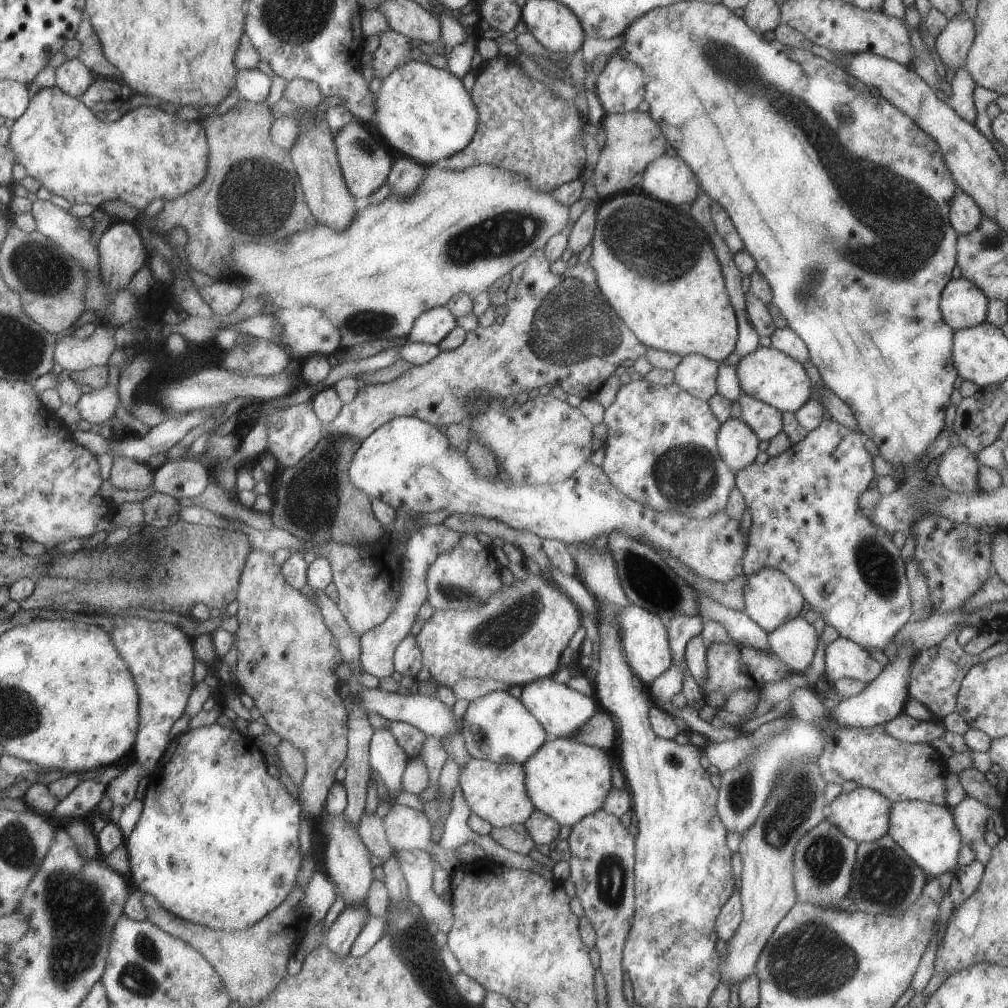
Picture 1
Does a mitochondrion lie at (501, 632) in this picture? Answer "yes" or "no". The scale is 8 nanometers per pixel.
yes

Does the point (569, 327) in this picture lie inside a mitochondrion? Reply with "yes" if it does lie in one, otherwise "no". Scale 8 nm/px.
yes

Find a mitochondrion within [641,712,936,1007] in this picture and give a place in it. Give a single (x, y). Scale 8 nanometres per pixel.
(811, 960)

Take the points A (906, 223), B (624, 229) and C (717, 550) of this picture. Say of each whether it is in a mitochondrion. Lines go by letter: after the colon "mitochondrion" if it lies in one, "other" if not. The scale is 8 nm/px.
A: mitochondrion
B: mitochondrion
C: other

